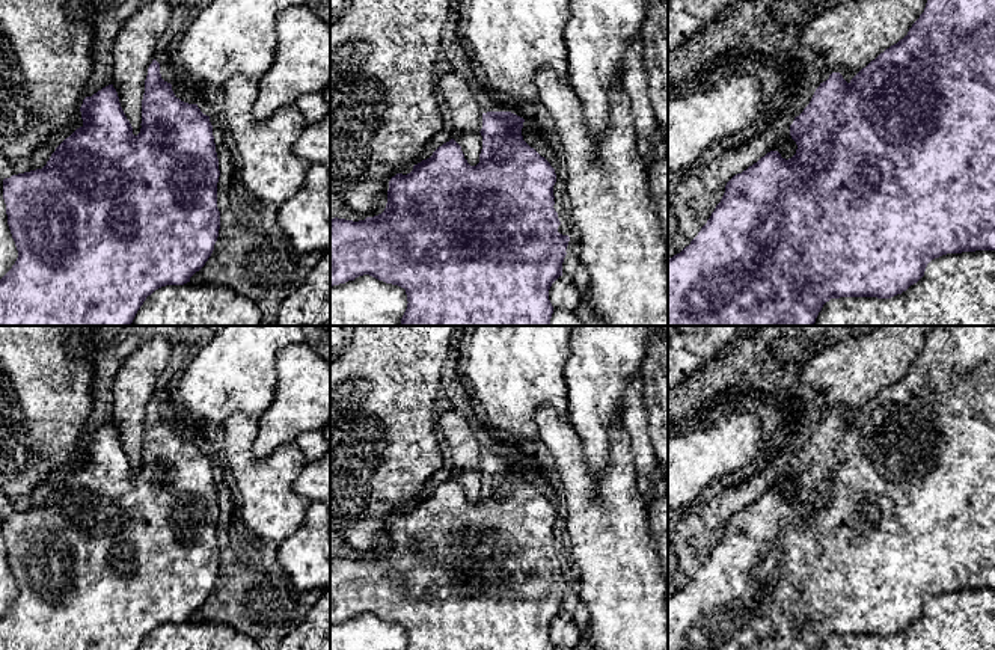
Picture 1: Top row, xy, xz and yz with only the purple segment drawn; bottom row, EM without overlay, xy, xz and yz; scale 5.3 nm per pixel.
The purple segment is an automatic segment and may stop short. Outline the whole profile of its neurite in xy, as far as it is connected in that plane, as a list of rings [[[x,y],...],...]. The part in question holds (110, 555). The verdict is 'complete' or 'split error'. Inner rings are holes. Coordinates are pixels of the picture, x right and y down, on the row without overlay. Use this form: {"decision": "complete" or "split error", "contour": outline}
{"decision": "complete", "contour": [[[154,397],[148,406],[137,474],[116,427],[109,422],[86,434],[83,463],[66,475],[42,507],[3,517],[8,563],[18,596],[0,617],[0,650],[137,650],[148,633],[166,623],[184,623],[214,588],[220,567],[219,496],[210,454],[175,434]]]}

